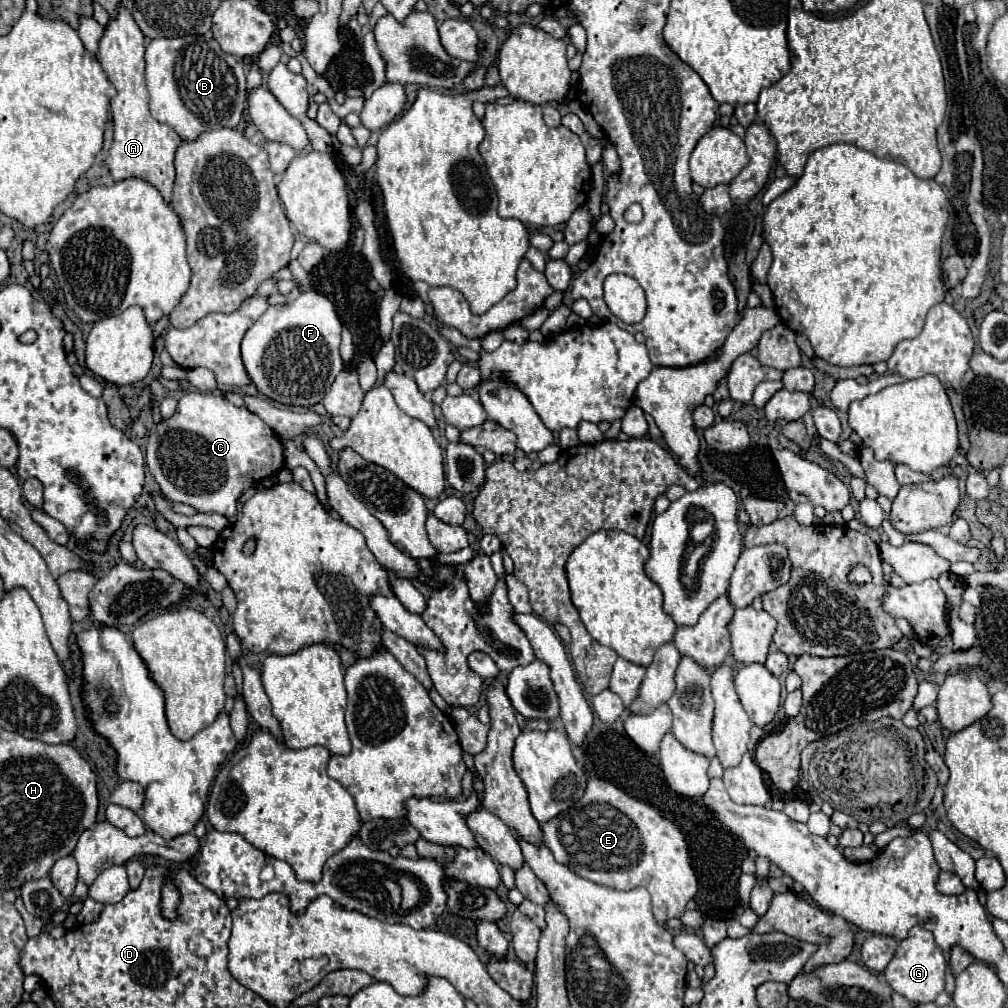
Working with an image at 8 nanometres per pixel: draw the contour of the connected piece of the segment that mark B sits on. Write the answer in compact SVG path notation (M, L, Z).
M177 37L153 39L145 51L145 77L149 99L153 99L151 115L159 123L171 125L181 139L197 139L201 131L237 127L243 117L247 89L243 65L225 53L213 37Z

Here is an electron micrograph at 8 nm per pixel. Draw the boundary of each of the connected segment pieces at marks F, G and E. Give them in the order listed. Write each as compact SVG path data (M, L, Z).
M309 289L303 291L299 299L285 305L273 305L269 307L251 329L247 329L243 343L241 343L241 355L245 369L253 381L253 385L269 399L283 403L283 405L303 405L311 407L323 399L323 395L329 391L331 383L335 381L337 373L343 369L343 361L339 355L341 345L341 329L343 323L337 317L335 305L321 293Z
M917 925L911 929L905 941L899 941L899 949L895 951L883 975L885 975L885 981L891 985L891 989L907 997L909 1001L931 1003L945 989L945 969L947 969L947 961L943 957L943 951L935 945L933 933Z
M589 779L585 795L567 811L559 813L551 821L541 825L545 843L549 851L553 853L557 863L563 863L571 871L575 871L579 877L589 879L593 883L613 887L619 891L629 891L631 887L645 887L651 893L653 899L653 915L659 923L665 923L671 917L681 917L685 911L685 905L695 897L697 893L697 877L691 867L689 859L689 845L685 839L683 829L673 821L663 817L653 805L639 801L631 795L627 795L617 785L603 781L603 779Z

